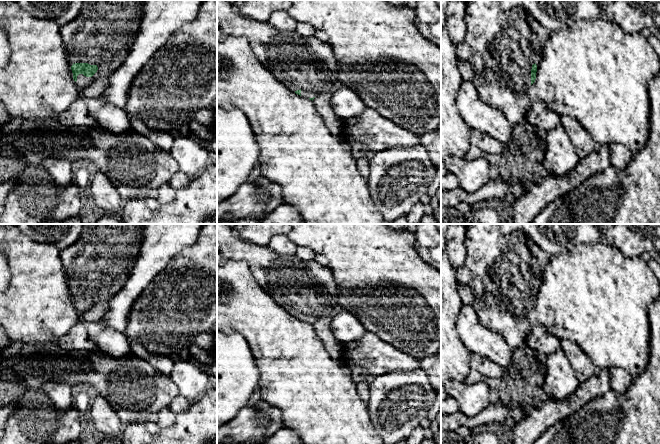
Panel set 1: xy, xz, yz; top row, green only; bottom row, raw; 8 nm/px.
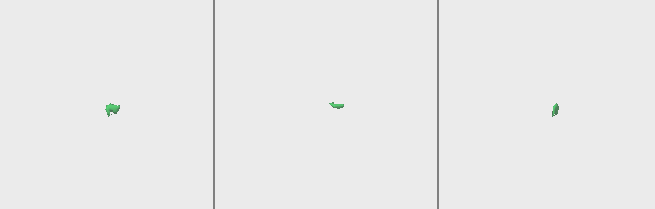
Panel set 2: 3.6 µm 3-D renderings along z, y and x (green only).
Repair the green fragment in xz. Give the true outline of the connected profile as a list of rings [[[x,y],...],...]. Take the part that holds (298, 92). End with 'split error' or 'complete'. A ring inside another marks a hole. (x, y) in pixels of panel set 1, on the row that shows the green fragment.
[[[217,0],[217,28],[223,37],[245,37],[258,60],[304,98],[313,101],[337,80],[340,62],[332,46],[314,36],[278,31],[241,15],[227,0]]]; split error

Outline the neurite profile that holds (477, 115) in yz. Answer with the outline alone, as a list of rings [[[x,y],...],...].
[[[462,80],[456,102],[461,117],[471,129],[488,134],[495,138],[502,148],[510,149],[513,127],[509,124],[505,114],[501,110],[490,107],[479,98],[477,89],[472,81]]]

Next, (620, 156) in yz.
[[[610,143],[610,163],[616,168],[625,168],[632,160],[633,154],[620,143]]]

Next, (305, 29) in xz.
[[[298,22],[296,27],[296,32],[302,36],[313,36],[316,29],[309,23]]]

